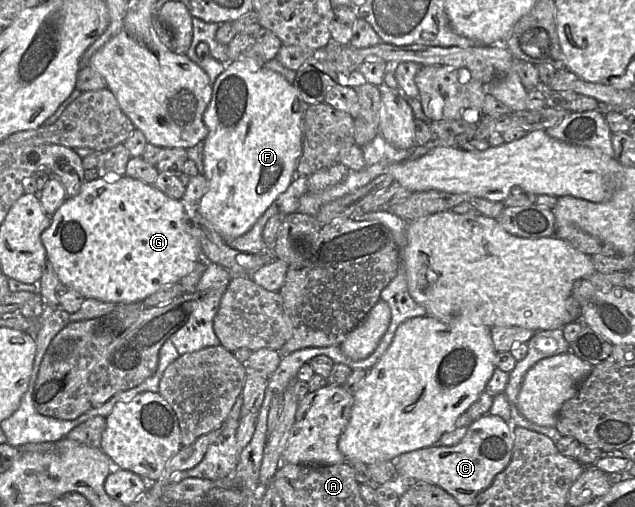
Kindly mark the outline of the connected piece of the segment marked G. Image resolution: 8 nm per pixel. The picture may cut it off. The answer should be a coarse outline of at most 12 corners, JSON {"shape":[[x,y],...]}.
{"shape":[[85,181],[41,241],[61,284],[140,302],[202,257],[188,208]]}

